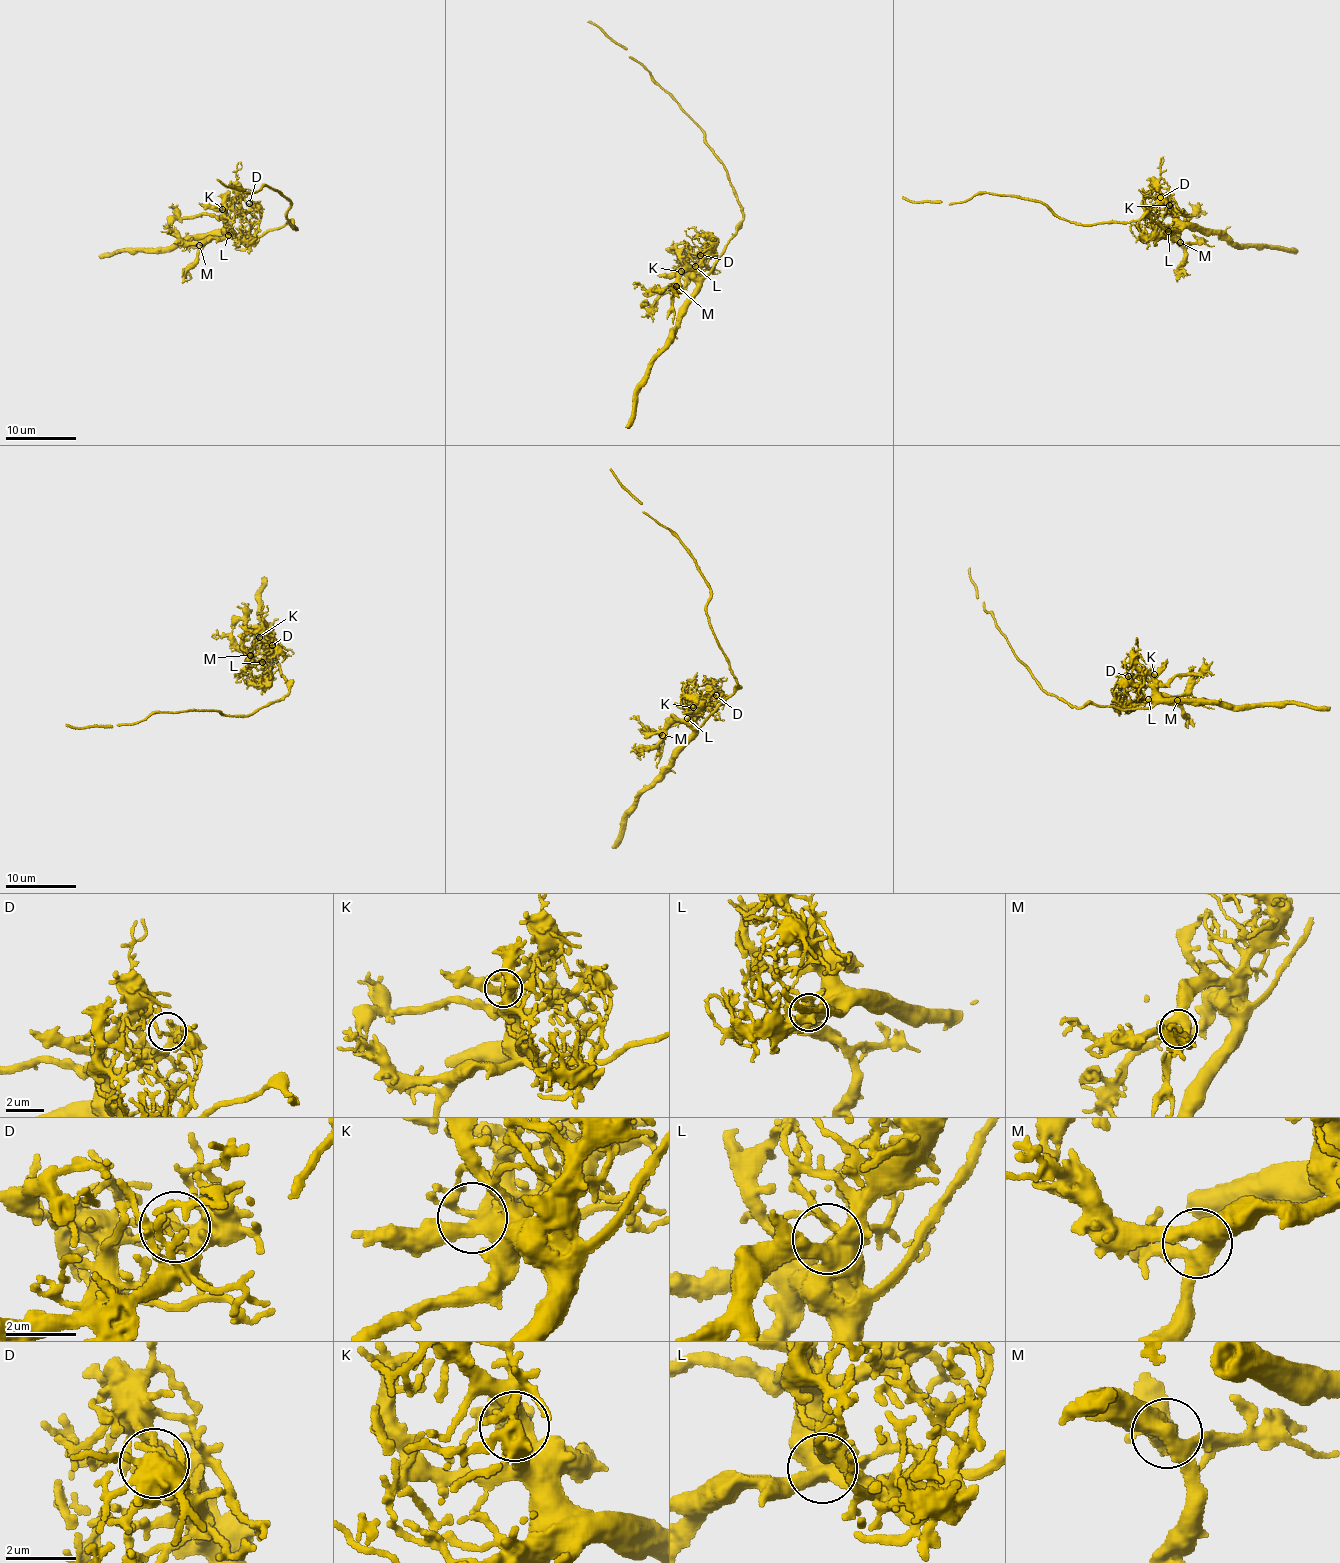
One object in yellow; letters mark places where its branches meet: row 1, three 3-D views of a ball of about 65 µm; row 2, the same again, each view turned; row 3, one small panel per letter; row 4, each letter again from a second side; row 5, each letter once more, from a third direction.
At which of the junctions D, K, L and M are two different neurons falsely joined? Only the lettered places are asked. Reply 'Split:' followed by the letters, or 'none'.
Split: none

